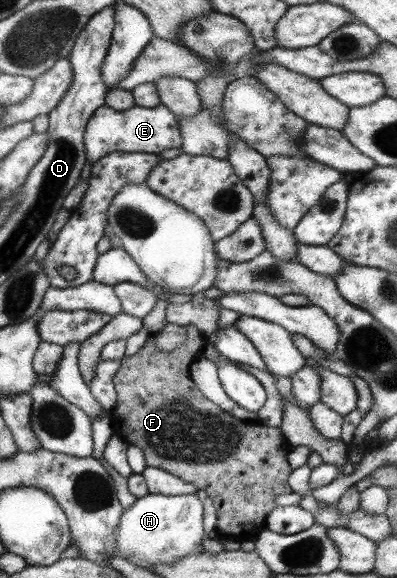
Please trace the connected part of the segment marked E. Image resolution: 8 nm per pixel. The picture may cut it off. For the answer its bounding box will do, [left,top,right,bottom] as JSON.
[82,104,181,167]

